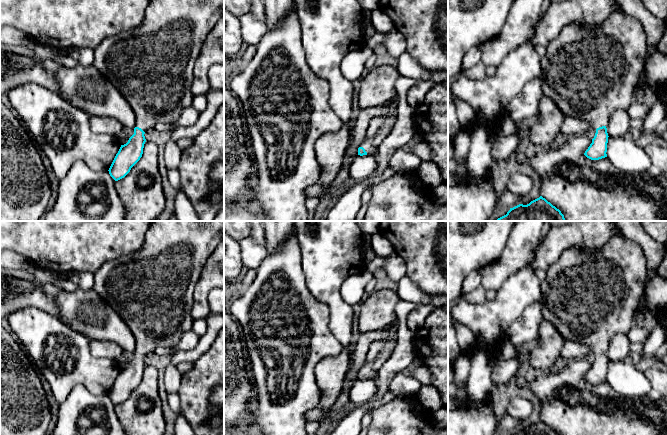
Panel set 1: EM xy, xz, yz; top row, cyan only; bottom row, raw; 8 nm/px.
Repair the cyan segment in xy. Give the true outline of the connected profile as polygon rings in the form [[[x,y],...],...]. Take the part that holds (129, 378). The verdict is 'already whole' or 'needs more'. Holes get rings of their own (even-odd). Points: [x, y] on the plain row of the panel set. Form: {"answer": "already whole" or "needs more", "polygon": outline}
{"answer": "needs more", "polygon": [[[150,221],[150,226],[145,234],[145,240],[138,251],[123,255],[119,258],[106,262],[94,273],[94,283],[92,288],[118,313],[121,319],[130,328],[135,339],[134,358],[129,362],[126,368],[121,369],[108,394],[110,400],[115,405],[124,402],[130,396],[131,392],[142,381],[144,368],[146,366],[144,358],[148,356],[149,353],[154,352],[156,348],[168,348],[177,345],[182,335],[192,329],[194,319],[191,315],[191,307],[193,304],[193,294],[195,286],[200,278],[202,267],[206,263],[208,257],[215,250],[223,236],[224,221]]]}

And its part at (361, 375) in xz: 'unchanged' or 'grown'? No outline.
grown

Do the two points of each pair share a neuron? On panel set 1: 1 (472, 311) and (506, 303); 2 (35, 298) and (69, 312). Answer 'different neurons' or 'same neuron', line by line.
1: same neuron
2: different neurons

